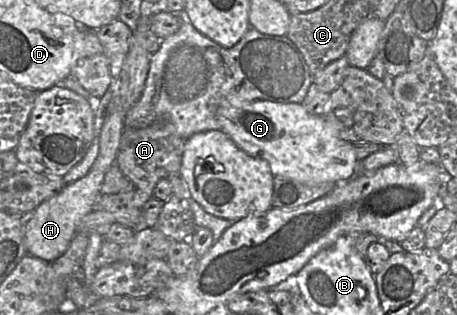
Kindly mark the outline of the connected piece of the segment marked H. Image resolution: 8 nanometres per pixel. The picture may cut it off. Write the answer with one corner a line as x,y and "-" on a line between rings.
119,77
111,82
112,98
106,110
104,125
100,135
99,153
89,173
67,184
56,196
42,202
25,219
25,247
27,254
52,263
68,249
72,238
77,233
81,220
92,212
102,196
101,187
107,171
116,164
120,141
125,129
124,107
120,100

